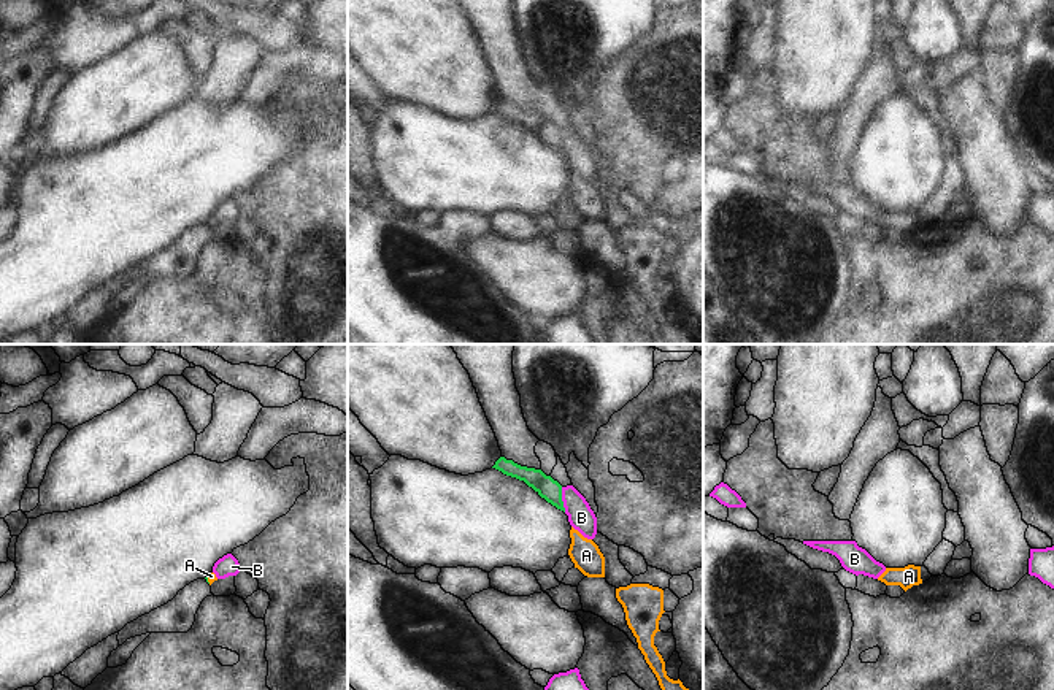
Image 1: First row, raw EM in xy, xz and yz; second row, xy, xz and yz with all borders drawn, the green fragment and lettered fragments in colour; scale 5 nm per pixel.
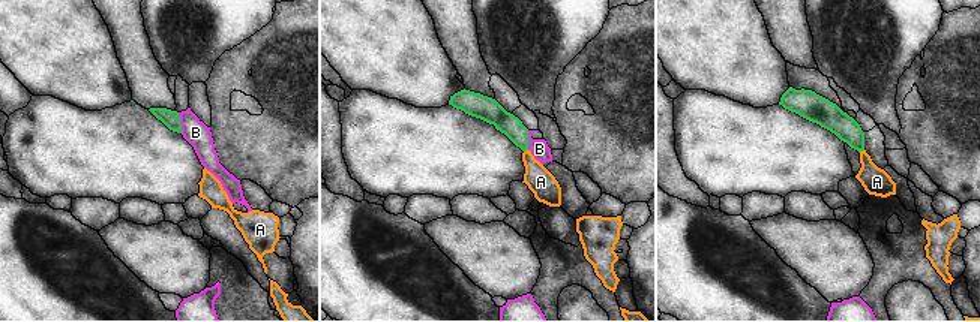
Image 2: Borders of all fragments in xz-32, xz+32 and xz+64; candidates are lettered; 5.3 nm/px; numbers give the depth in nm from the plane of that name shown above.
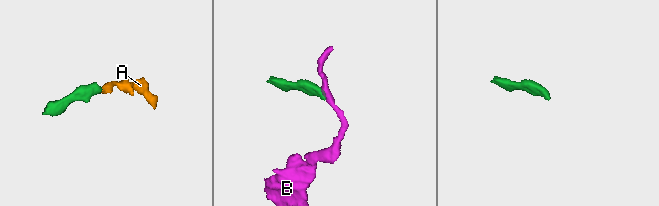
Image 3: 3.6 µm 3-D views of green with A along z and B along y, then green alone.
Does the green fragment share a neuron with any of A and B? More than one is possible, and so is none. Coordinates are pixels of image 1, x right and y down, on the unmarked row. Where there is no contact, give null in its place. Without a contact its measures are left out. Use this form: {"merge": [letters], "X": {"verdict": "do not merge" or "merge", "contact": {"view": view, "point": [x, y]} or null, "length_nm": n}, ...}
{"merge": ["A"], "A": {"verdict": "merge", "contact": {"view": "xy", "point": [207, 224]}, "length_nm": 40}, "B": {"verdict": "do not merge", "contact": {"view": "xz", "point": [561, 145]}, "length_nm": 130}}

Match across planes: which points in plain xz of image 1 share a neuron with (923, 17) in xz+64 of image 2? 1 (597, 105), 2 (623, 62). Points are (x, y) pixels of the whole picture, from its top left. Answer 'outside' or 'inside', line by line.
1: outside
2: outside

